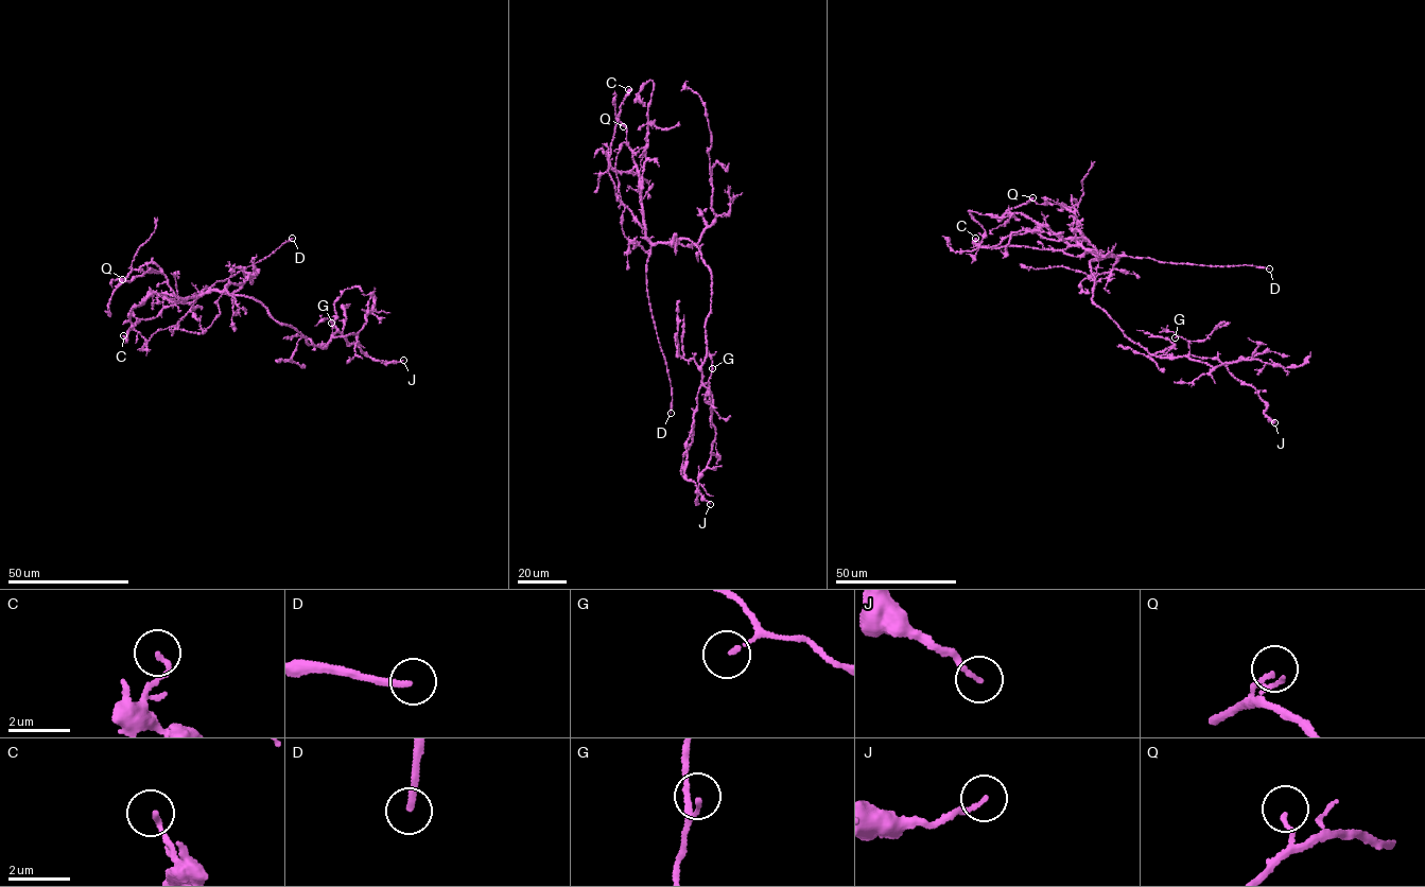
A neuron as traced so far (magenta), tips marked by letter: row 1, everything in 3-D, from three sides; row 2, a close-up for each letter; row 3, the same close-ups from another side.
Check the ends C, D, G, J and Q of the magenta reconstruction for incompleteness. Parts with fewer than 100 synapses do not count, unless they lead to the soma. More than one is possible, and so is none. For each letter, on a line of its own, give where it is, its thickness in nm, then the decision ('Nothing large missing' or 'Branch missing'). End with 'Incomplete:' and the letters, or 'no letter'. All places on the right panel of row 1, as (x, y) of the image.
C: Place: (975, 238). Thickness 130 nm. Nothing large missing
D: Place: (1269, 268). Thickness 200 nm. Branch missing
G: Place: (1175, 337). Thickness 110 nm. Nothing large missing
J: Place: (1274, 422). Thickness 170 nm. Nothing large missing
Q: Place: (1032, 197). Thickness 130 nm. Nothing large missing
Incomplete: D

